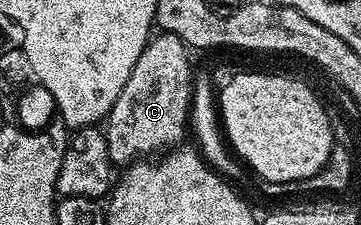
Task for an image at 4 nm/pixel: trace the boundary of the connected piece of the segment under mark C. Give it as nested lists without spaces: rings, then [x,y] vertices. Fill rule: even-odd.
[[[170,32],[154,35],[143,54],[139,54],[139,62],[135,62],[127,86],[123,86],[119,98],[115,98],[115,106],[111,106],[103,128],[114,165],[128,166],[142,158],[152,157],[149,156],[152,152],[164,153],[184,141],[181,139],[185,130],[187,134],[191,120],[195,73],[194,66],[189,65],[189,55],[190,49]]]

